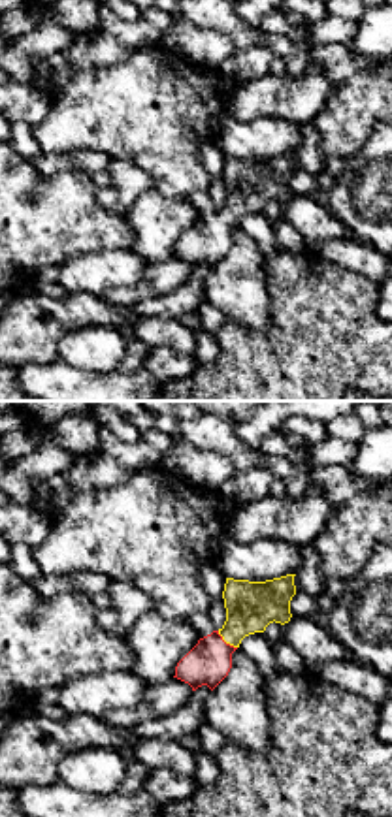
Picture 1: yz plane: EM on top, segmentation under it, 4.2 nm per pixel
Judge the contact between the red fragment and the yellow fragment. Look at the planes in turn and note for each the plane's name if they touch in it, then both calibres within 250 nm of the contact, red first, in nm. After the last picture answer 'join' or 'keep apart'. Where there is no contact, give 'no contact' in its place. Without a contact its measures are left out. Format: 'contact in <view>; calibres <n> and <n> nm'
contact in yz; calibres 190 and 220 nm

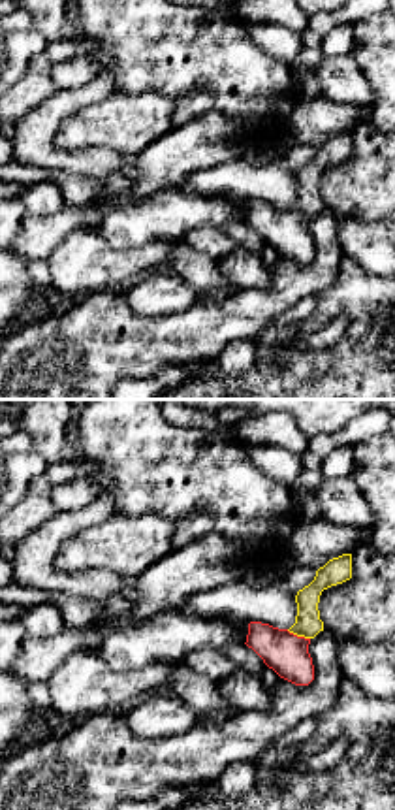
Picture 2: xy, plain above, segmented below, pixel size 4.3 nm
contact in xy; calibres 180 and 110 nm

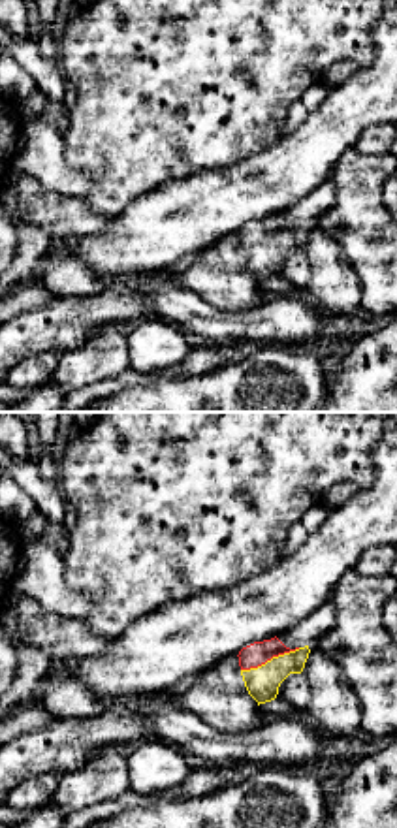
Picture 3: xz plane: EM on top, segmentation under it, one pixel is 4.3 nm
contact in xz; calibres 100 and 140 nm

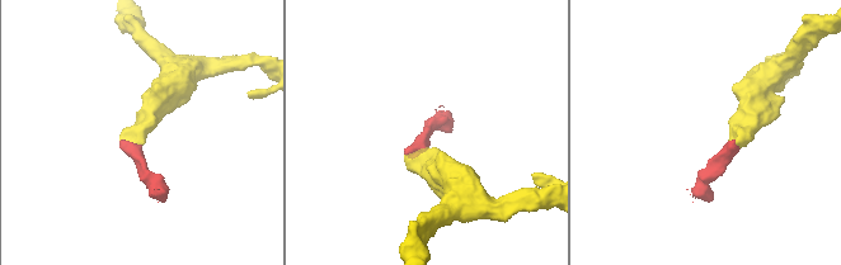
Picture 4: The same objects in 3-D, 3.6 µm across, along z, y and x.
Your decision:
join

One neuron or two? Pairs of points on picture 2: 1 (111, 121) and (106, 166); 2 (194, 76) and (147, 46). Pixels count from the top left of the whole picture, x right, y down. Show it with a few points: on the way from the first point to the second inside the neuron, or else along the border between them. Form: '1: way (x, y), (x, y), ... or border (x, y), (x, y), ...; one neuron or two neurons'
1: border (64, 147), (106, 147), (130, 159); two neurons
2: way (183, 64), (166, 48), (158, 46); one neuron

